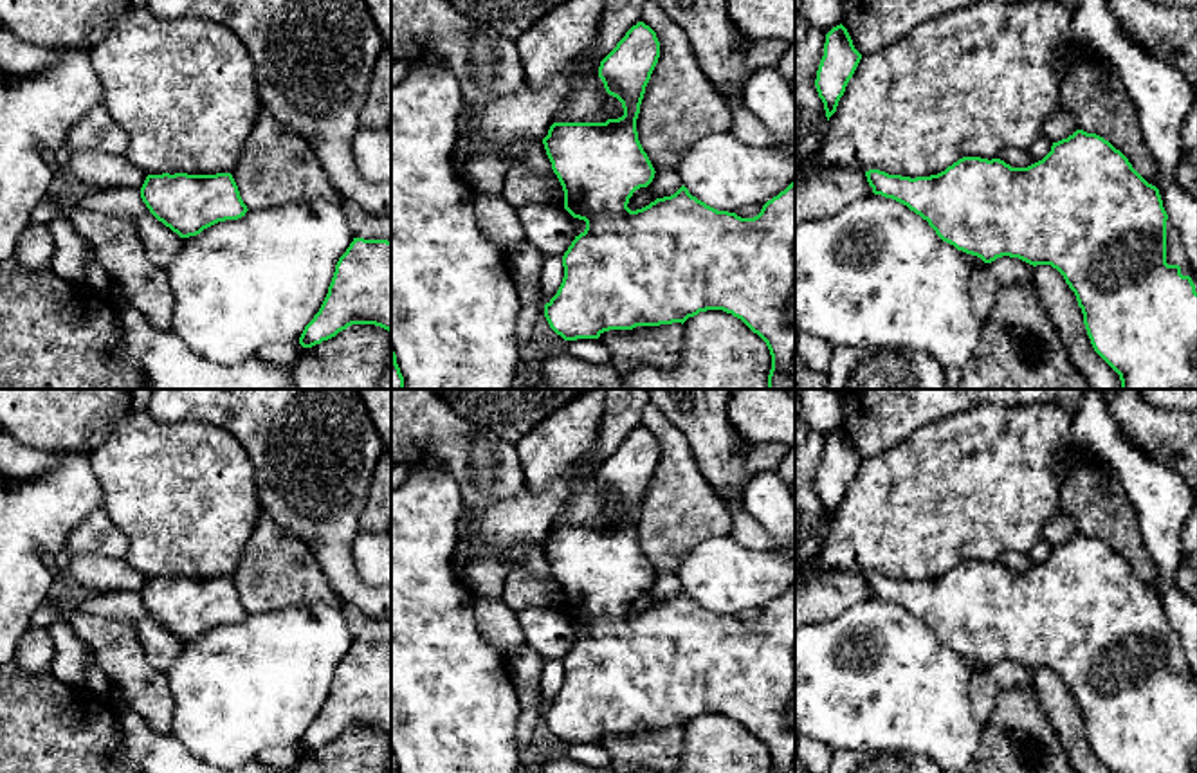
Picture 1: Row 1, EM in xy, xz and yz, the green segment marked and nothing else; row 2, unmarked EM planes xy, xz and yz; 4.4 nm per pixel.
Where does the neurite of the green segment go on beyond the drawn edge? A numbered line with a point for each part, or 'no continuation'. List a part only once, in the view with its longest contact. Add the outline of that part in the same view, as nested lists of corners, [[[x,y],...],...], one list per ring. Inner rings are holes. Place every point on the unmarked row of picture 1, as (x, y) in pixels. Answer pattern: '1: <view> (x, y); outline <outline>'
1: yz (1176, 658); outline [[[1166,623],[1166,667],[1179,668],[1181,678],[1192,681],[1197,696],[1197,679],[1193,678],[1192,668],[1184,658],[1184,647],[1170,623]]]

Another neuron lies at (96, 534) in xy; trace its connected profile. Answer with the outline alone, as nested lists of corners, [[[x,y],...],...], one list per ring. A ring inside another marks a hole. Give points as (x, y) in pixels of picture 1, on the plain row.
[[[105,508],[88,514],[69,535],[67,551],[124,559],[130,539],[110,519]]]

